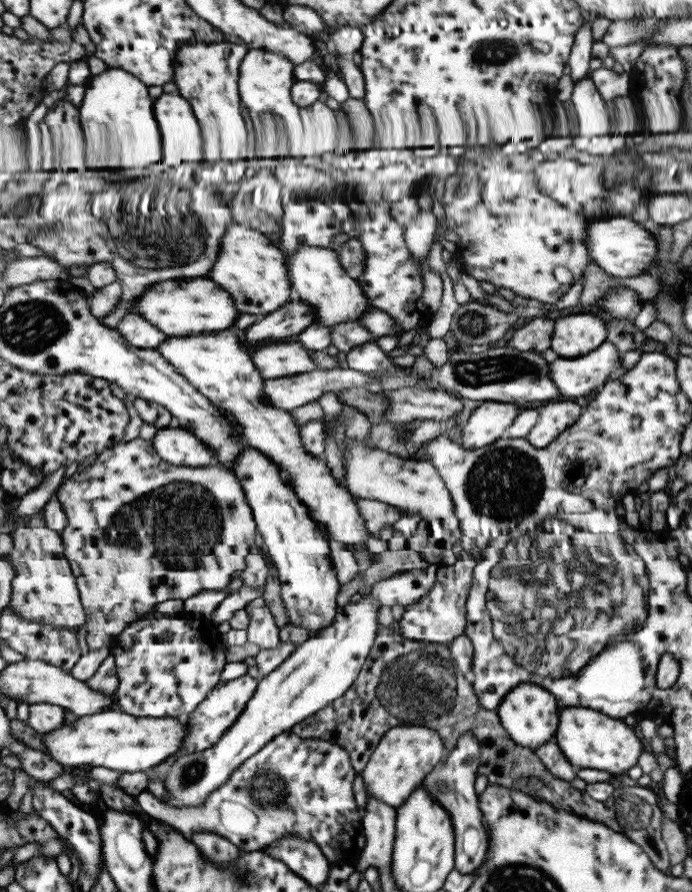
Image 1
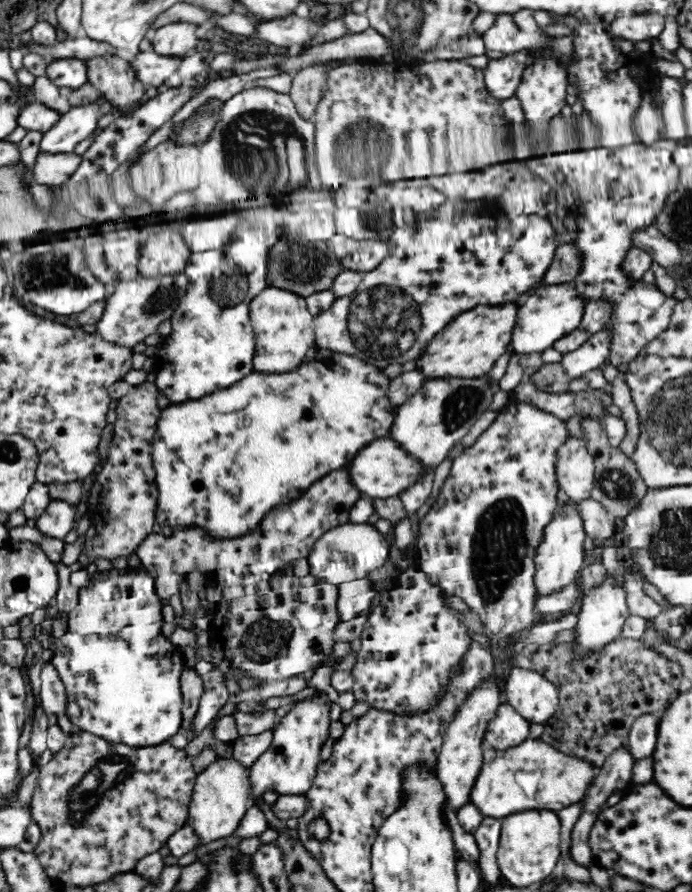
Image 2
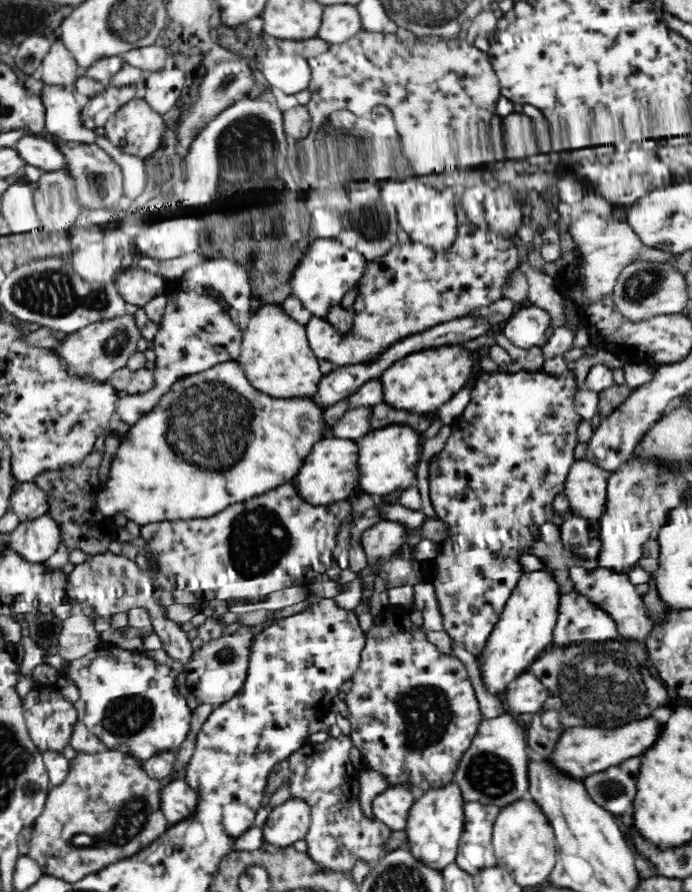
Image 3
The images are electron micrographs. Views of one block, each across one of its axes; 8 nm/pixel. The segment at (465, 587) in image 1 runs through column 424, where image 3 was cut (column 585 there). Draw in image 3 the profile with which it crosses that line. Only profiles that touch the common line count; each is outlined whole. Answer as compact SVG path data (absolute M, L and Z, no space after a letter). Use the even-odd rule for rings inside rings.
M573 586L568 593L560 592L558 616L552 630L552 646L569 646L584 641L614 640L618 637L616 622Z

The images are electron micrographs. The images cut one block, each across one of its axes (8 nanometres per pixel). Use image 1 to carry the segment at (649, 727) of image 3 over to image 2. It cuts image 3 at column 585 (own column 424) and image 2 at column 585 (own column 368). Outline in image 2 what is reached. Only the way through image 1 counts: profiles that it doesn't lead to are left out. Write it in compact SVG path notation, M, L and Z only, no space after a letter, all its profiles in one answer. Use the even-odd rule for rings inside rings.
M538 739L522 742L507 750L494 750L483 741L483 764L471 790L471 803L485 817L501 819L525 810L558 812L582 802L596 780L599 768L579 756L570 756Z

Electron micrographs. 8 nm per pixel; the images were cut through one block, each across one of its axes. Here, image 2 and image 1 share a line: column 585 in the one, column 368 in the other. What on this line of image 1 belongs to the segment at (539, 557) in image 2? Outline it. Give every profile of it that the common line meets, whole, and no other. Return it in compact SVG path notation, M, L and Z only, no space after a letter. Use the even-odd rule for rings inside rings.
M233 329L209 332L199 336L165 336L156 351L173 369L185 377L197 392L205 395L218 410L229 412L241 426L243 444L265 454L280 471L287 474L288 485L305 506L313 520L331 540L341 542L345 550L366 550L365 540L369 531L353 497L333 475L326 461L313 457L301 445L299 426L289 411L271 407L263 399L263 380L253 365L250 355L241 348Z

